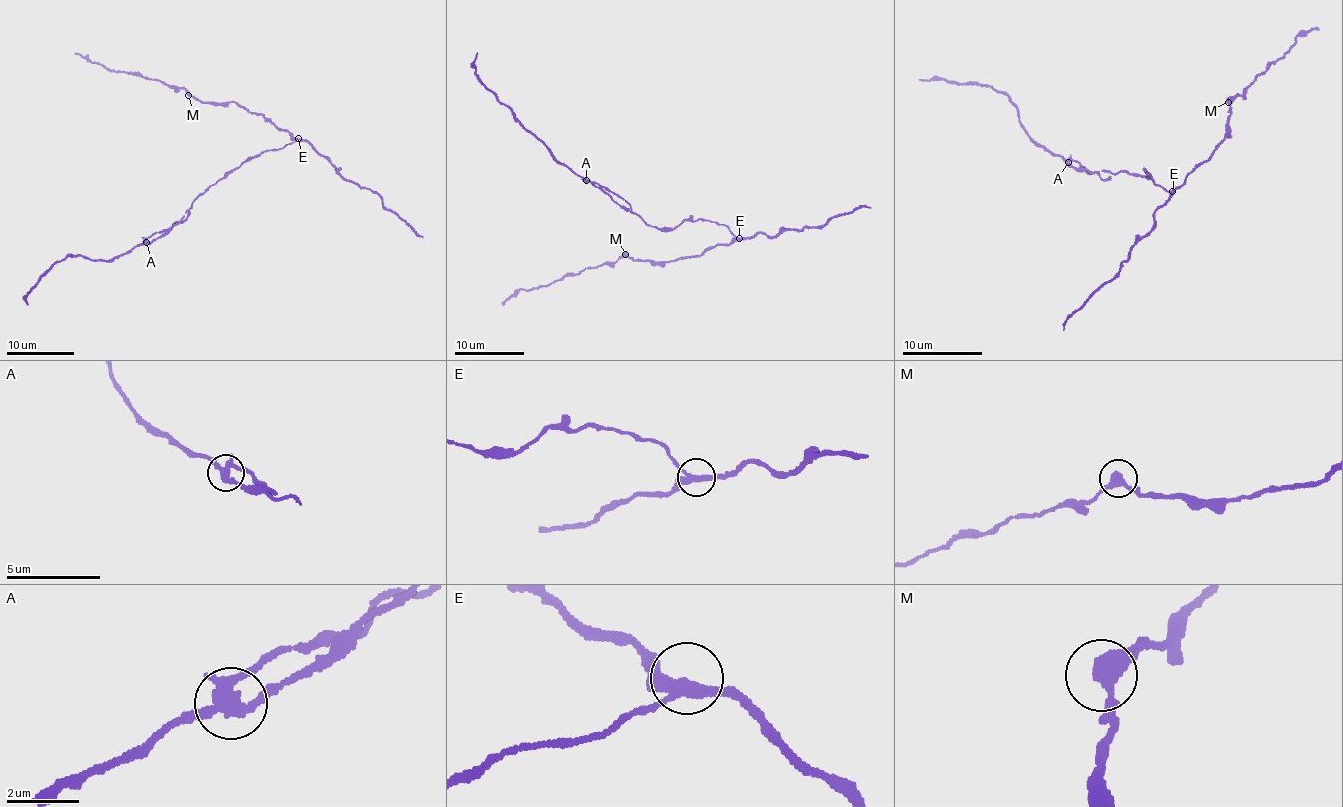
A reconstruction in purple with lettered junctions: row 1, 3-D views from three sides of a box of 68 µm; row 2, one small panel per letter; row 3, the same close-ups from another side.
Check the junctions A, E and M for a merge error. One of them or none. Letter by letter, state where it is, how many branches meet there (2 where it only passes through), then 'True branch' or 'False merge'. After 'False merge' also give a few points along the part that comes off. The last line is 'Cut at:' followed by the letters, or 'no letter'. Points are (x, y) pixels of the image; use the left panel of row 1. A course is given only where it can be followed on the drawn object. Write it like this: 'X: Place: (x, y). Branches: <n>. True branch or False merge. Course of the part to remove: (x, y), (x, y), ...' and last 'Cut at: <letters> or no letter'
A: Place: (146, 242). Branches: 3. False merge. Course of the part to remove: (146, 242), (153, 234), (184, 220), (190, 211)
E: Place: (298, 138). Branches: 3. True branch
M: Place: (188, 95). Branches: 2. True branch
Cut at: A

